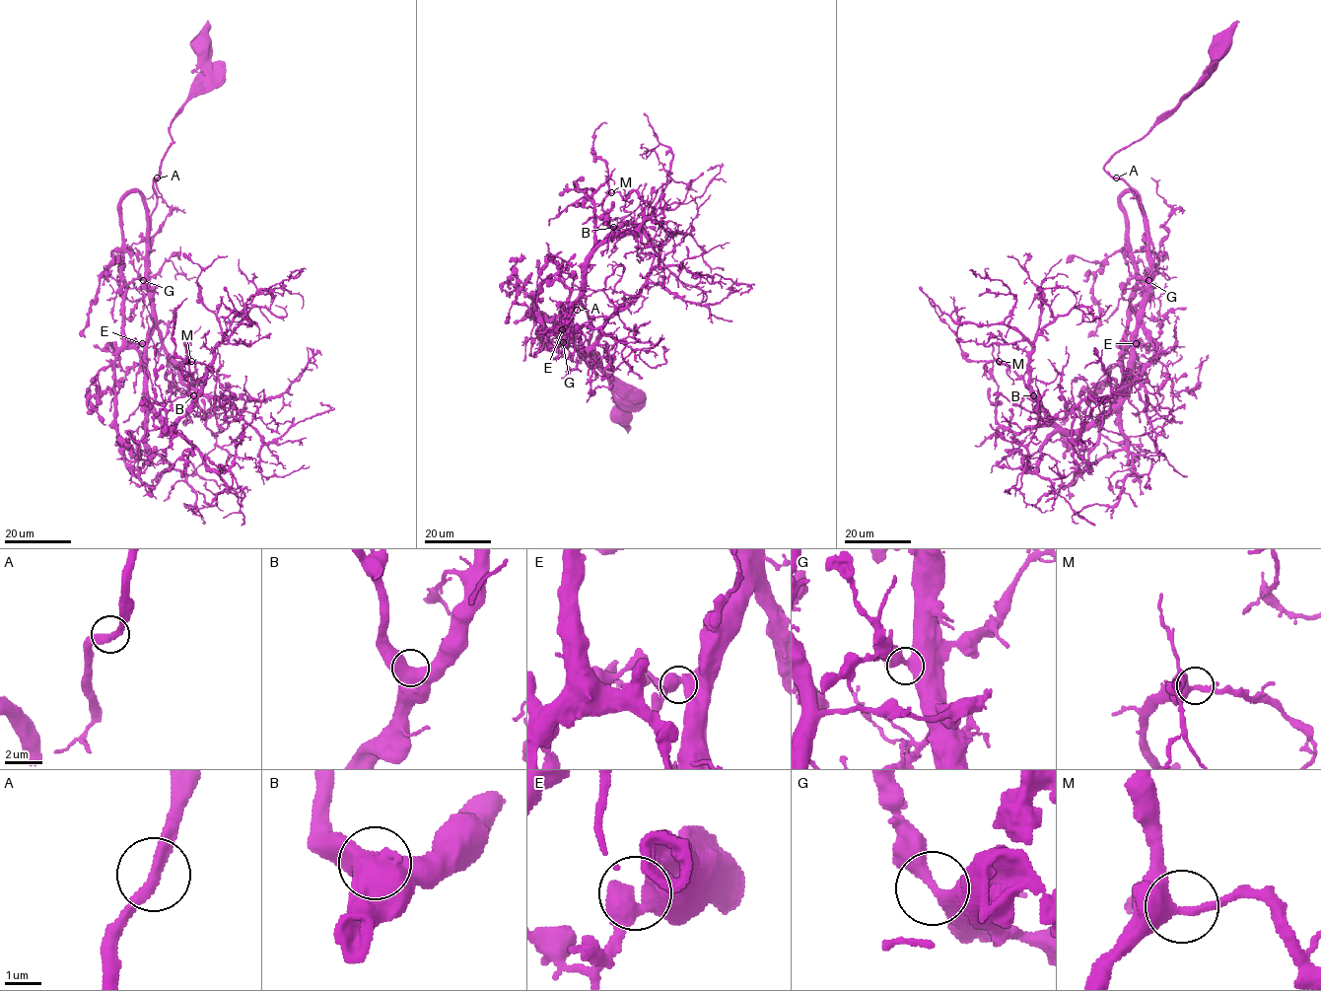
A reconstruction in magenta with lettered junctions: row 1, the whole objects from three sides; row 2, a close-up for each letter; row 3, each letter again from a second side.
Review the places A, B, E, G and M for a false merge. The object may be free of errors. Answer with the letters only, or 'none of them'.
none of them

